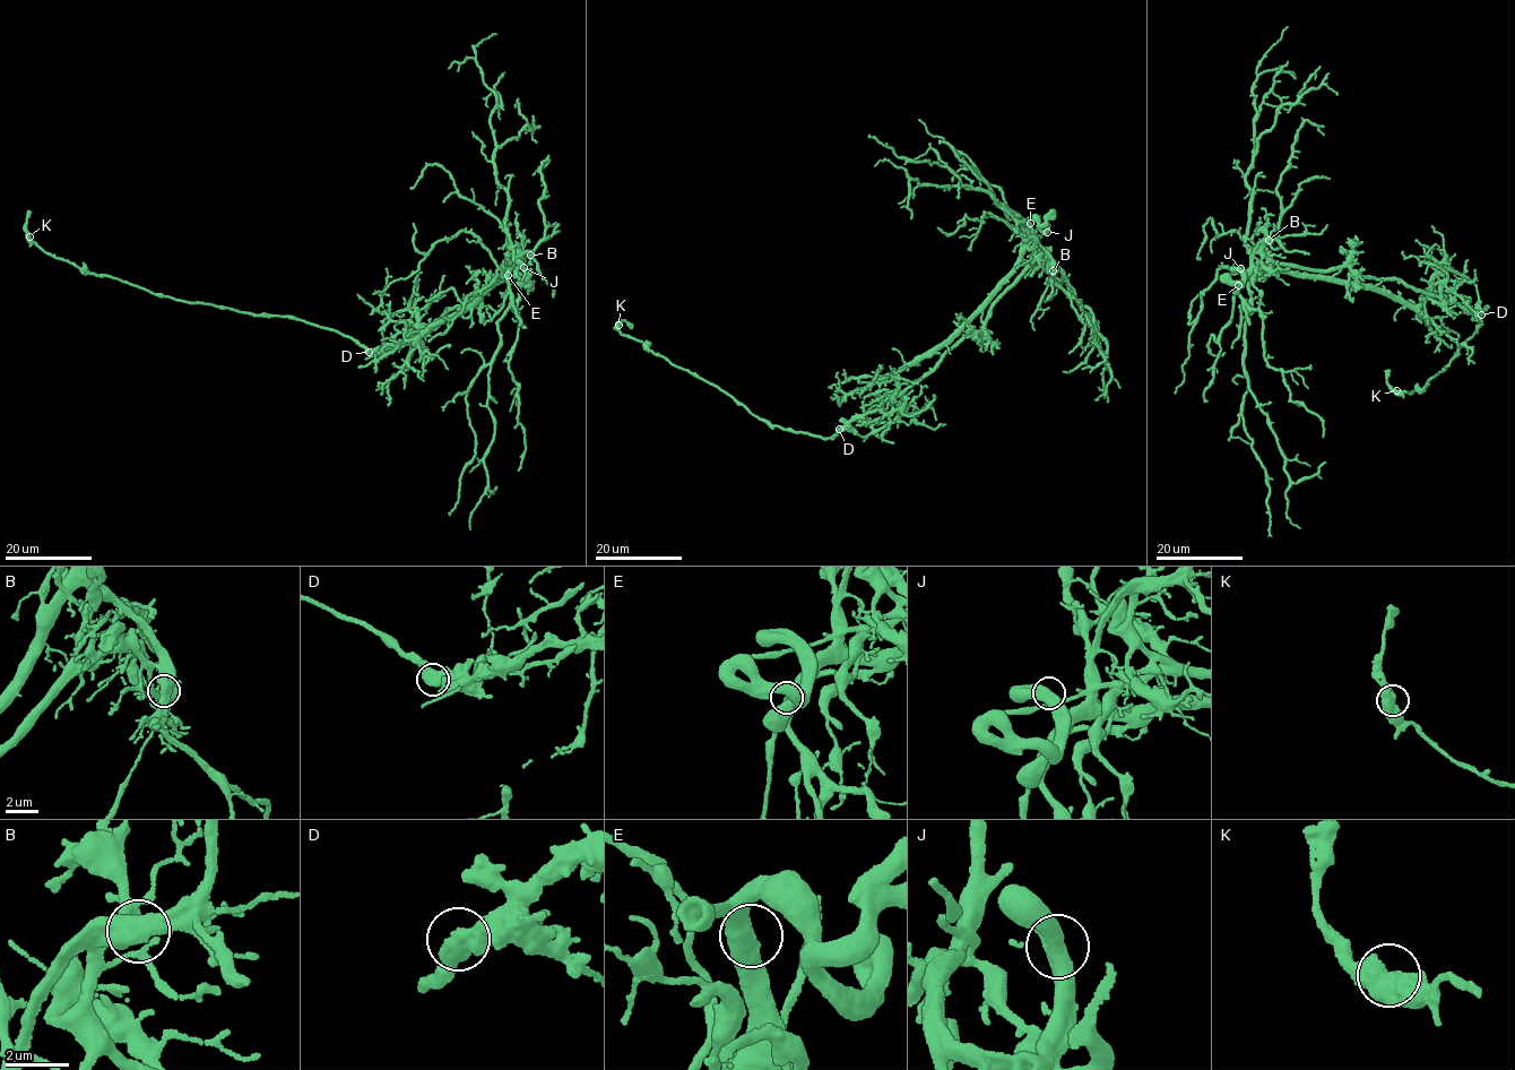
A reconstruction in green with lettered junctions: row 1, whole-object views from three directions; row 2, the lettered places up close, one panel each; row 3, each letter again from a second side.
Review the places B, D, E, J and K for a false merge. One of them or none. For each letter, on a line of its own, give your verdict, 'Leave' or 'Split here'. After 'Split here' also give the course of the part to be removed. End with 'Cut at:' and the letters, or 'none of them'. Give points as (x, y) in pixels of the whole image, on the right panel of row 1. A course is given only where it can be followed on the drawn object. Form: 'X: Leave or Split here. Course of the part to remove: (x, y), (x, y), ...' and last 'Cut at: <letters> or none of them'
B: Split here. Course of the part to remove: (1269, 240), (1262, 250), (1273, 260), (1401, 281), (1475, 315), (1488, 307), (1420, 391), (1392, 389), (1388, 370)
D: Leave
E: Leave
J: Leave
K: Leave
Cut at: B

